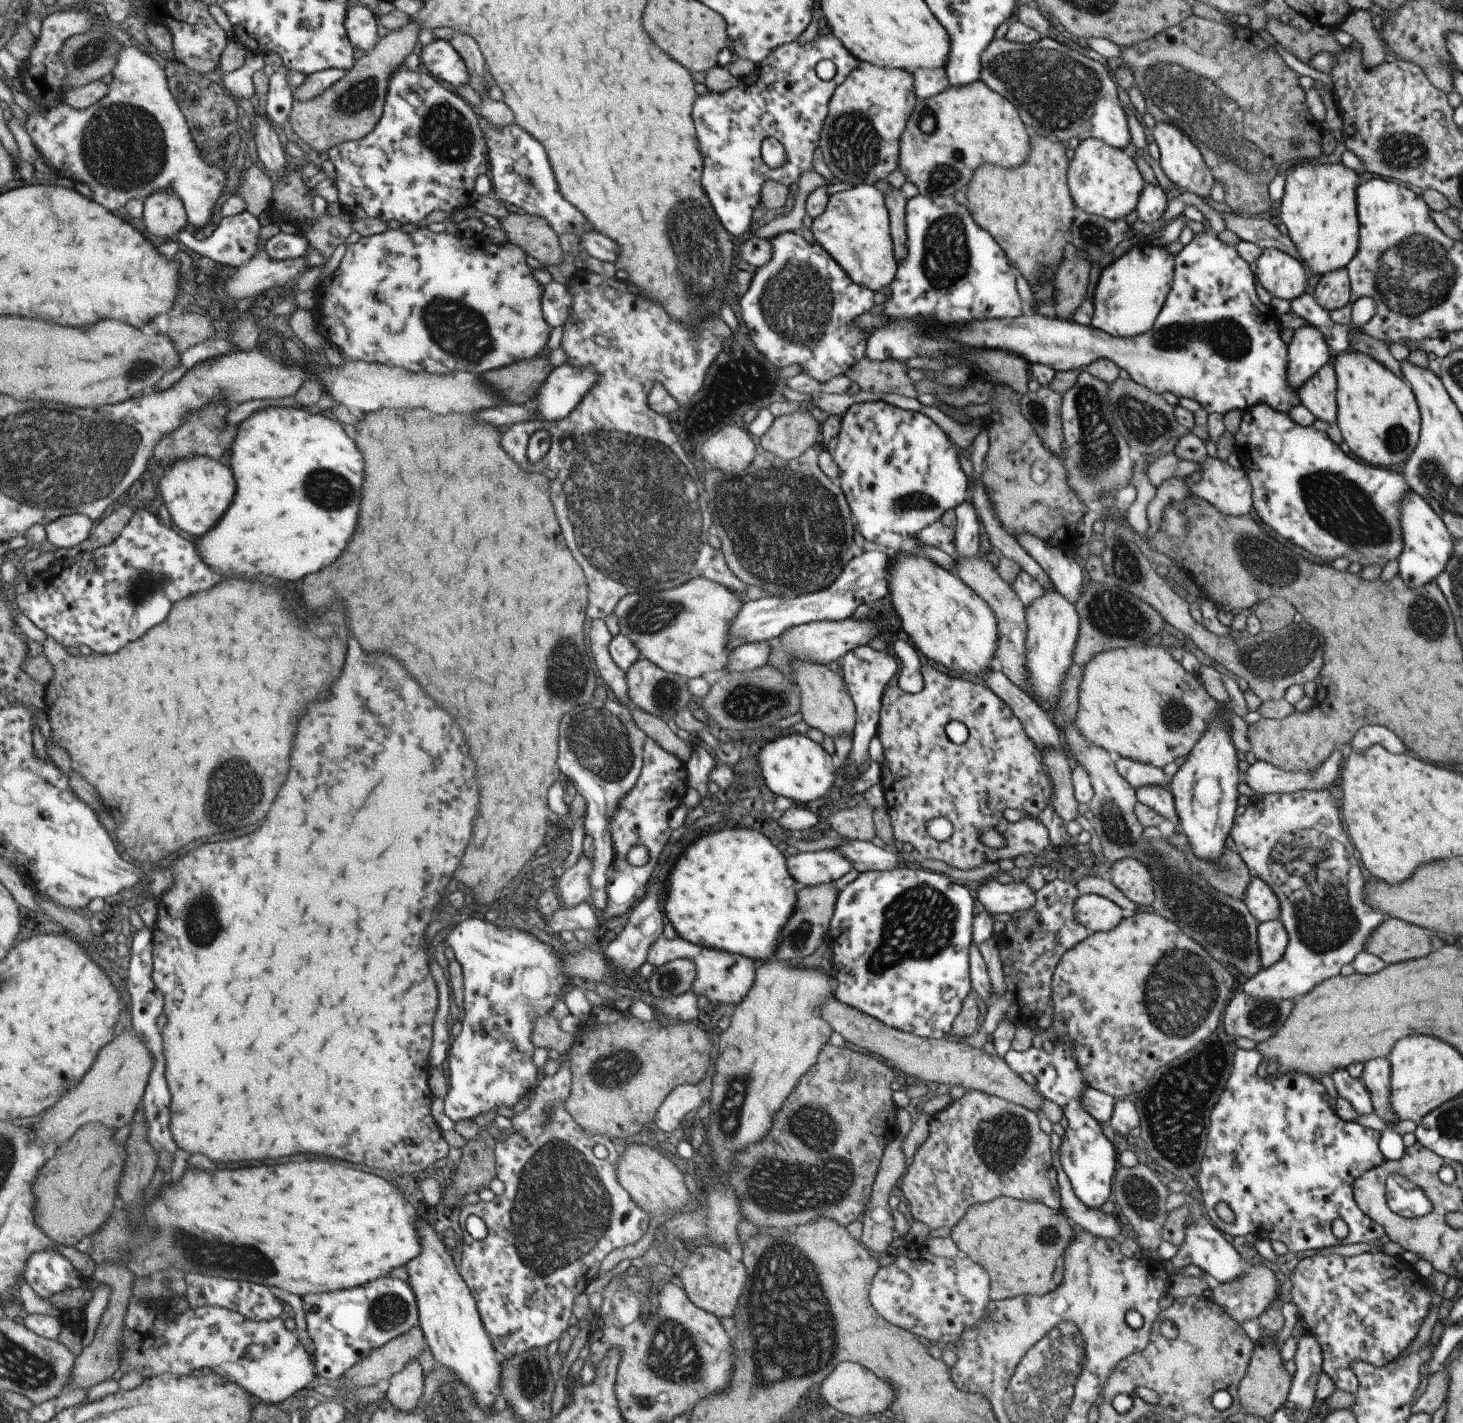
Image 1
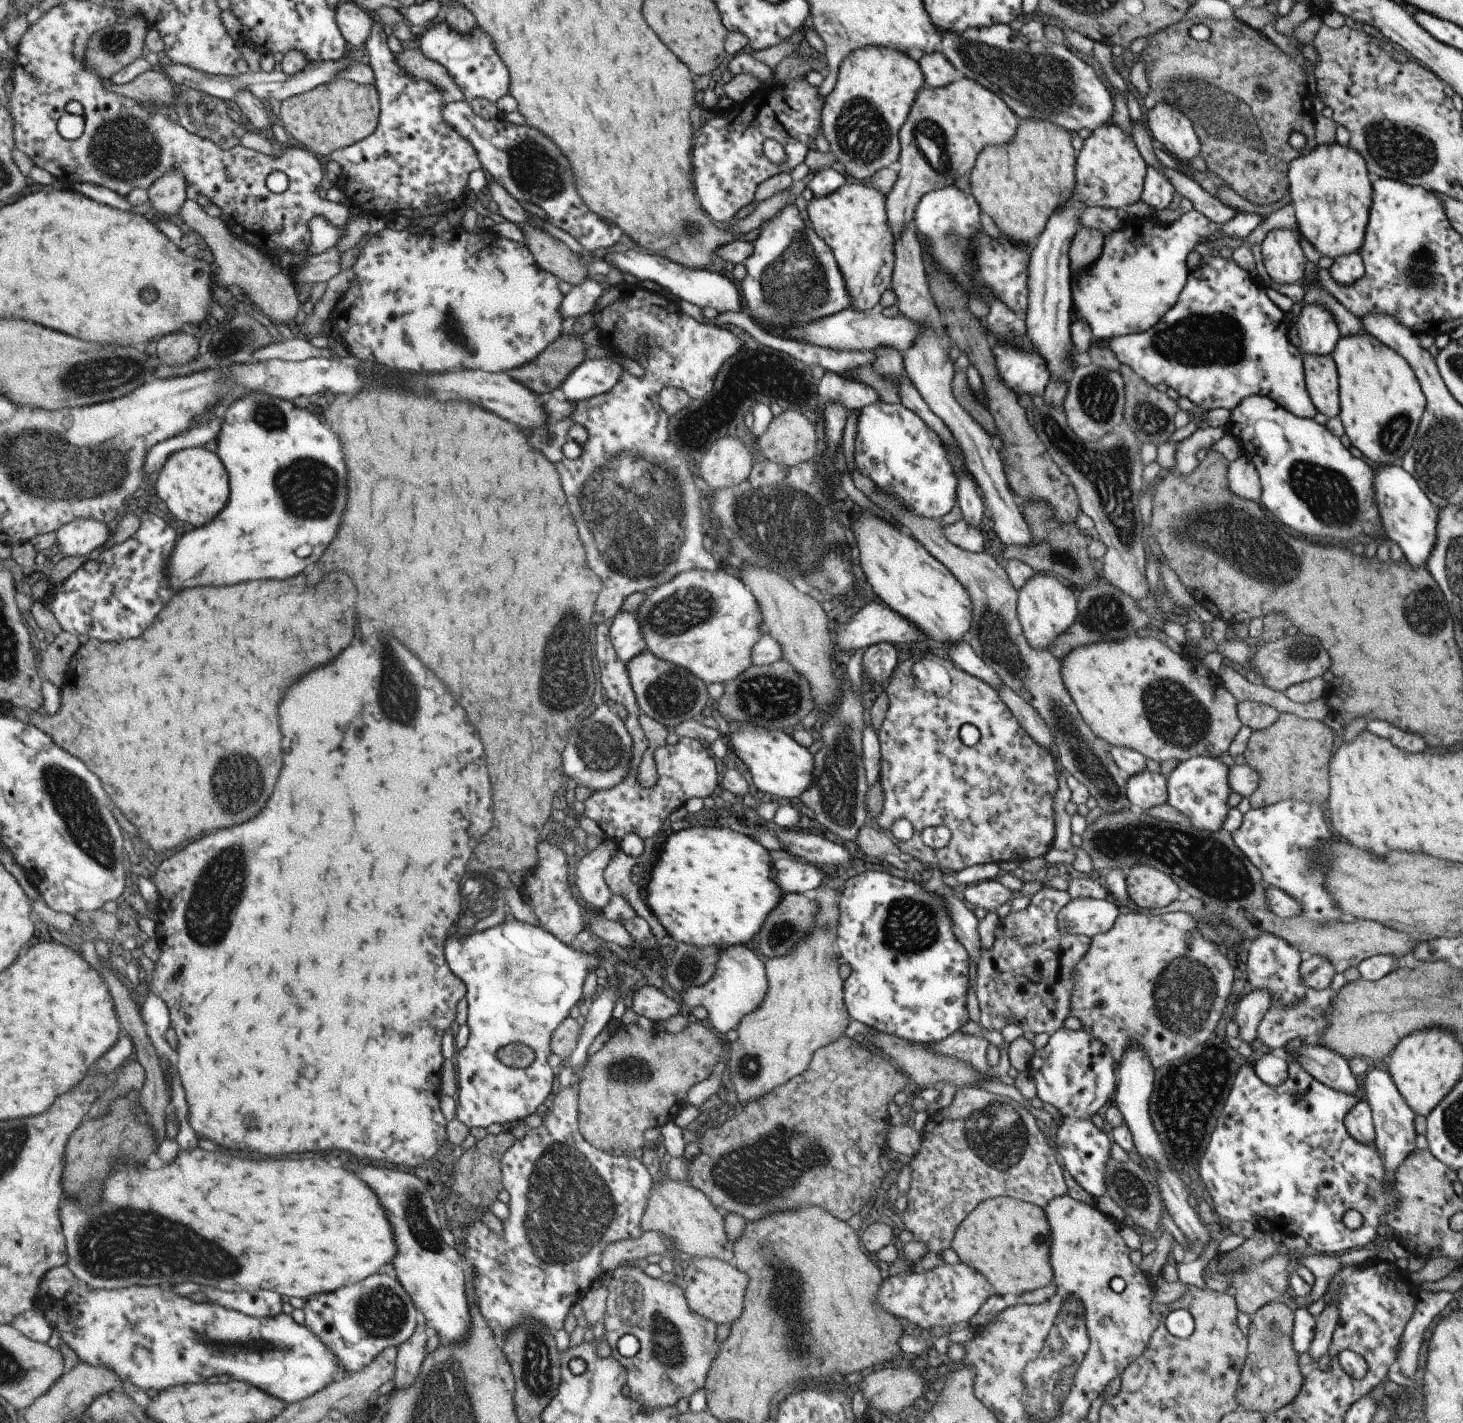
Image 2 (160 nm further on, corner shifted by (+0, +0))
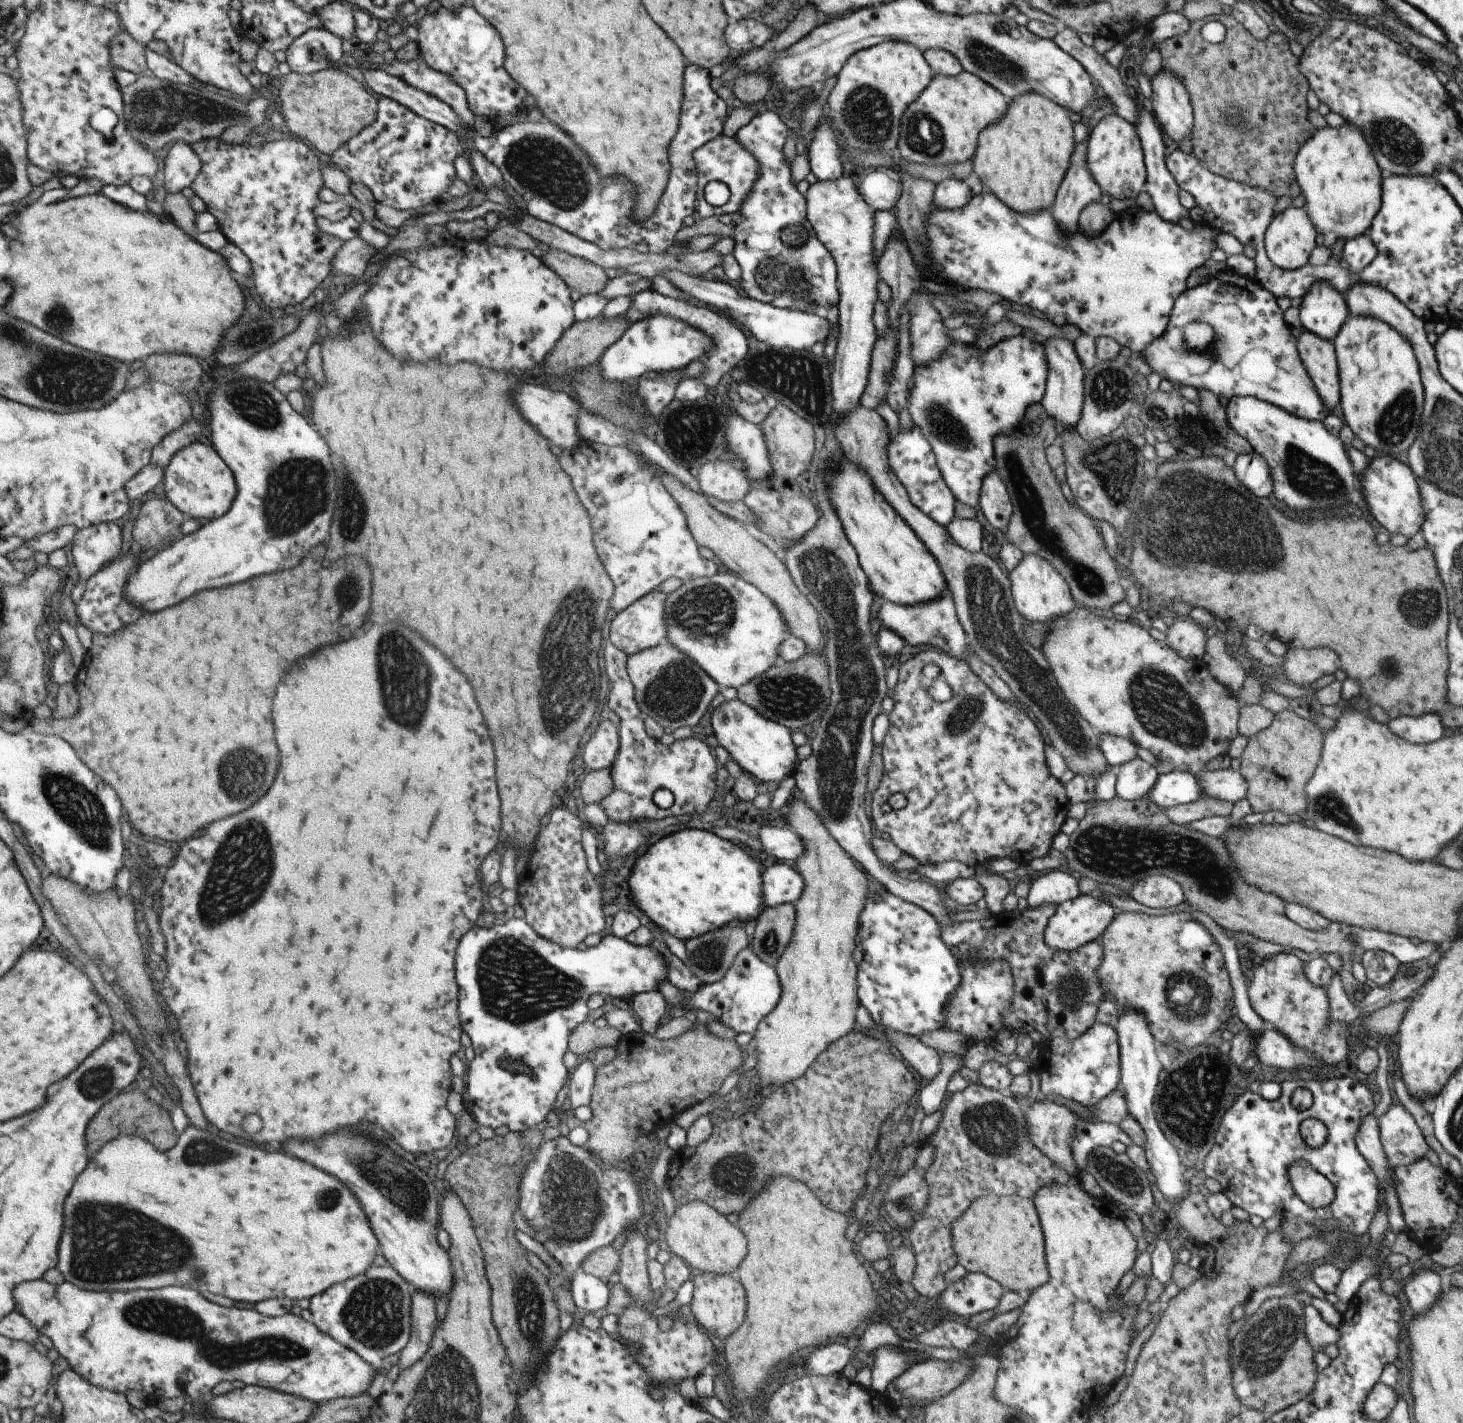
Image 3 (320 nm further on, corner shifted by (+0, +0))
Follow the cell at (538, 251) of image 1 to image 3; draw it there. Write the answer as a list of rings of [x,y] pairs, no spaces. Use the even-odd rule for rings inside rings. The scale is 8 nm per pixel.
[[[551,248],[543,256],[543,262],[571,287],[582,295],[596,295],[606,287],[608,278],[603,269],[583,257]]]

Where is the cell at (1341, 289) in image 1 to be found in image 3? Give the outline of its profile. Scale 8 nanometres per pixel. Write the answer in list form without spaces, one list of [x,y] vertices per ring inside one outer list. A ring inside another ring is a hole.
[[[1367,232],[1347,239],[1341,248],[1341,261],[1350,273],[1357,274],[1375,258],[1376,248]]]

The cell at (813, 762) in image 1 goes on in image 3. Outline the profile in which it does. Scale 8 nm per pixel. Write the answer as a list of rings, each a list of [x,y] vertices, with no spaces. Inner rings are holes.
[[[739,699],[723,701],[712,710],[710,725],[712,739],[721,745],[738,766],[746,773],[761,782],[781,782],[791,776],[798,760],[795,747],[791,743],[790,730],[779,723],[766,719]]]

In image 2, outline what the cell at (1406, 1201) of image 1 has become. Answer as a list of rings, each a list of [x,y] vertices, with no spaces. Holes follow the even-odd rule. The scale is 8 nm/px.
[[[1253,1061],[1241,1065],[1235,1078],[1232,1080],[1232,1085],[1228,1095],[1225,1099],[1225,1106],[1216,1118],[1214,1128],[1210,1134],[1209,1142],[1207,1143],[1203,1156],[1199,1159],[1198,1173],[1201,1180],[1204,1182],[1205,1195],[1211,1205],[1213,1213],[1216,1213],[1219,1218],[1219,1226],[1226,1227],[1228,1222],[1251,1222],[1257,1229],[1270,1235],[1279,1233],[1281,1237],[1285,1236],[1301,1236],[1306,1244],[1311,1246],[1313,1250],[1325,1254],[1341,1254],[1345,1250],[1351,1250],[1365,1246],[1376,1237],[1375,1228],[1377,1228],[1383,1214],[1390,1213],[1397,1206],[1397,1191],[1391,1188],[1389,1192],[1385,1192],[1383,1186],[1383,1167],[1382,1161],[1379,1158],[1378,1152],[1373,1145],[1362,1145],[1355,1142],[1346,1131],[1343,1124],[1343,1117],[1346,1112],[1359,1100],[1363,1099],[1363,1092],[1360,1090],[1353,1091],[1352,1093],[1339,1092],[1321,1084],[1312,1076],[1309,1076],[1296,1061],[1287,1061],[1287,1078],[1277,1086],[1269,1086],[1261,1082],[1257,1075],[1254,1073]],[[1293,1093],[1298,1094],[1298,1099],[1293,1098]],[[1346,1210],[1356,1210],[1362,1216],[1362,1223],[1356,1230],[1350,1231],[1341,1222],[1341,1217]]]

